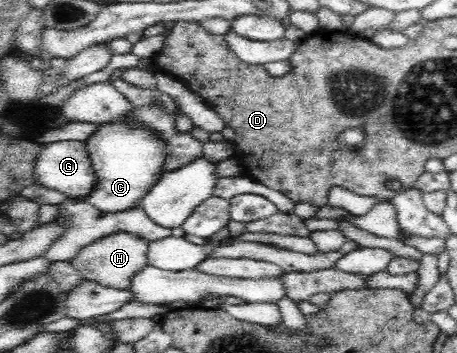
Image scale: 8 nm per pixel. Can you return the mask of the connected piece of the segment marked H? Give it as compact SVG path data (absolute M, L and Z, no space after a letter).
M116 232L83 246L78 254L69 260L69 263L74 272L79 272L86 280L96 281L102 286L116 290L126 290L133 276L148 265L148 243L140 236L128 232Z

